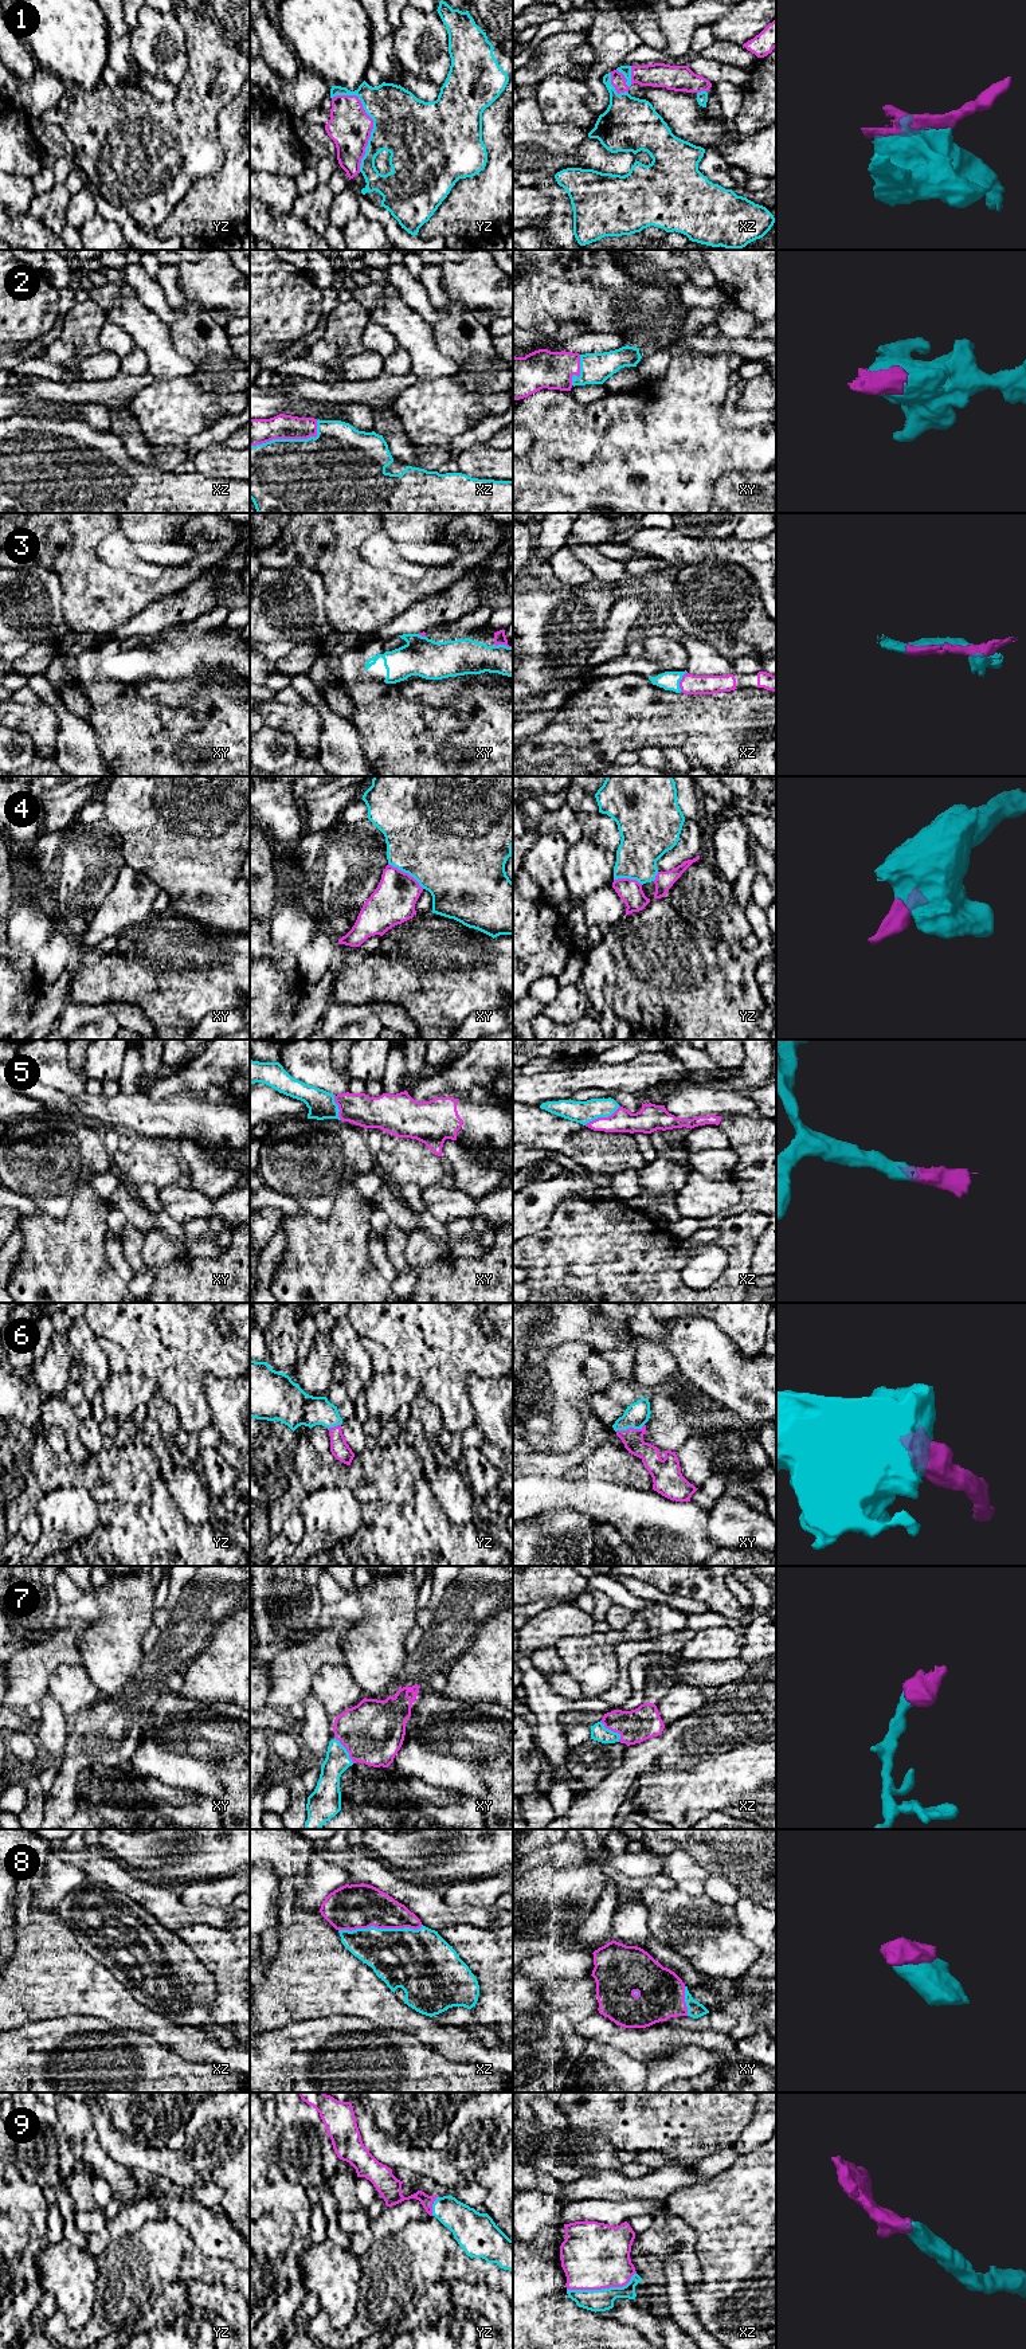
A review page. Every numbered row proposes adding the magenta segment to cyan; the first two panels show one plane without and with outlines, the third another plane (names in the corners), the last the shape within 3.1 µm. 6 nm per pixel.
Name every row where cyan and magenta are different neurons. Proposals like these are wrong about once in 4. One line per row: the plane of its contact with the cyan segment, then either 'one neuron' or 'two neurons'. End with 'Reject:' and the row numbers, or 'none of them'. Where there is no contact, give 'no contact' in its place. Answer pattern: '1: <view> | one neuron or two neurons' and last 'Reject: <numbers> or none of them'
1: yz | one neuron
2: xz | one neuron
3: xz | one neuron
4: xy | two neurons
5: xz | one neuron
6: xy | one neuron
7: xz | one neuron
8: xz | one neuron
9: xz | one neuron
Reject: 4

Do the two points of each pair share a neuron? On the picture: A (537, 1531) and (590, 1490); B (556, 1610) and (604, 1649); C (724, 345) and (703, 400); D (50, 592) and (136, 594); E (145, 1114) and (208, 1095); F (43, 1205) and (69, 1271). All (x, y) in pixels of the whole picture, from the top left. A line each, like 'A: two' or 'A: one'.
A: two
B: two
C: two
D: two
E: two
F: two

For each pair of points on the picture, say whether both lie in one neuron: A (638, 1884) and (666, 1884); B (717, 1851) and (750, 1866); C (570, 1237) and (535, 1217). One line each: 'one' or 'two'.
A: one
B: one
C: two

